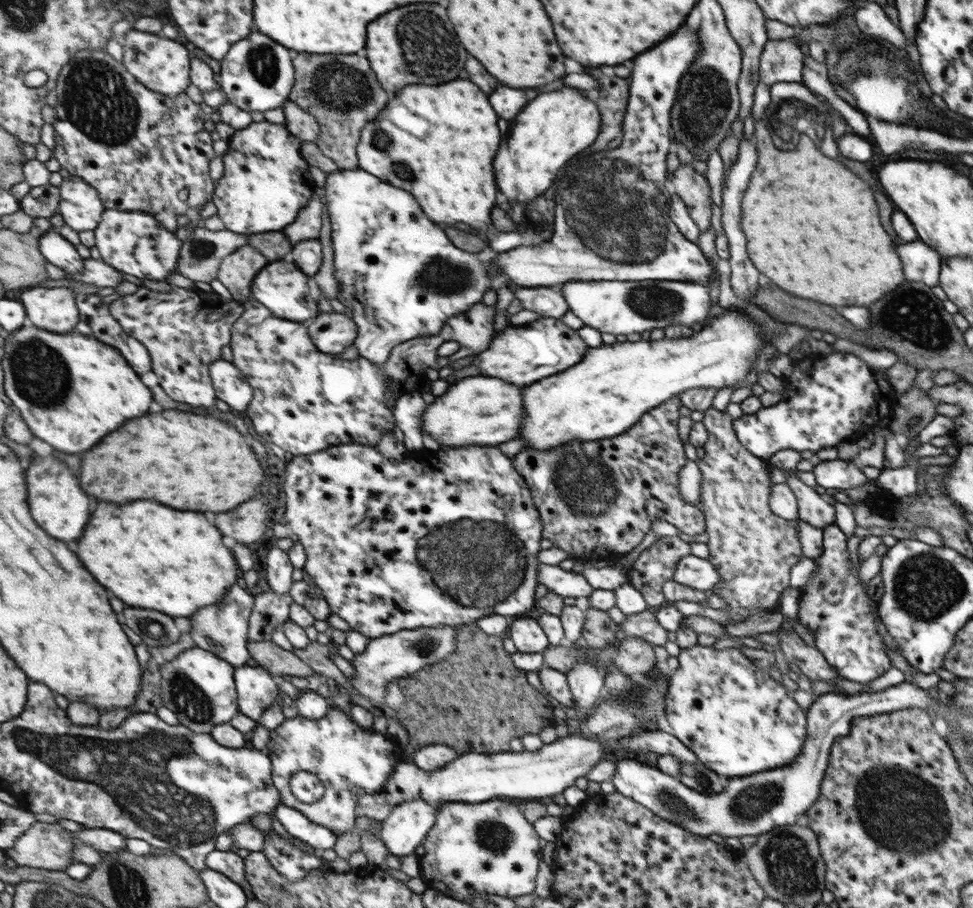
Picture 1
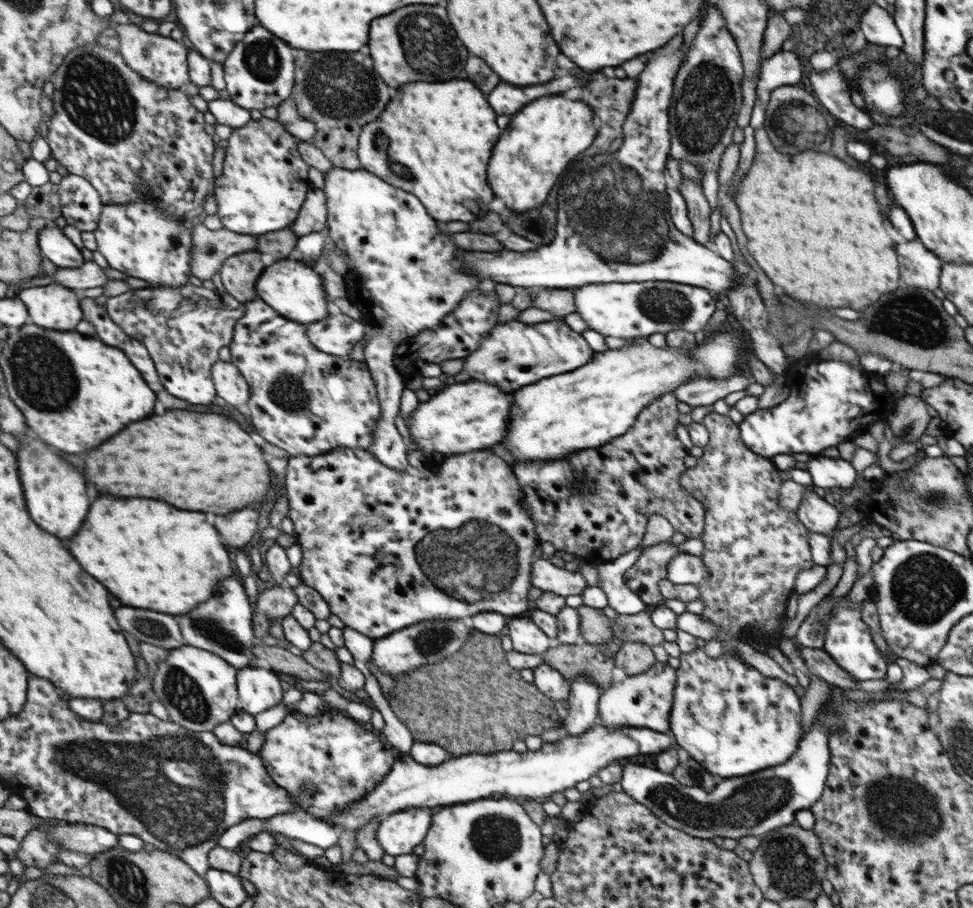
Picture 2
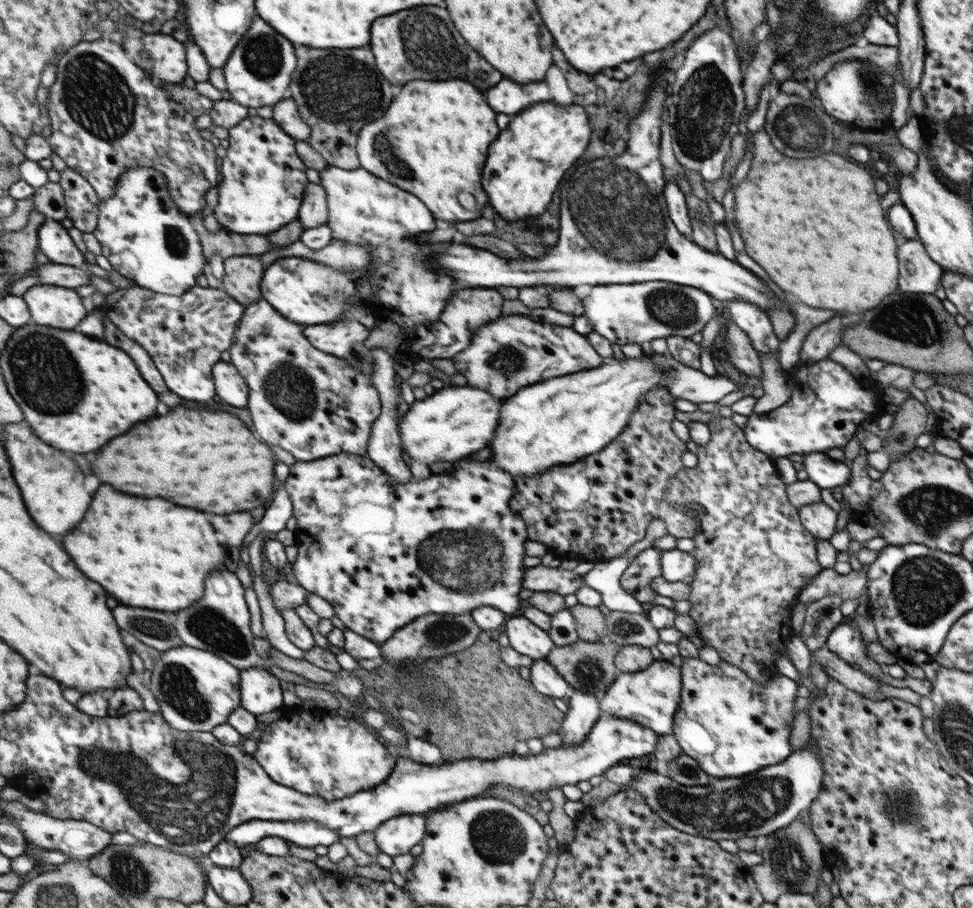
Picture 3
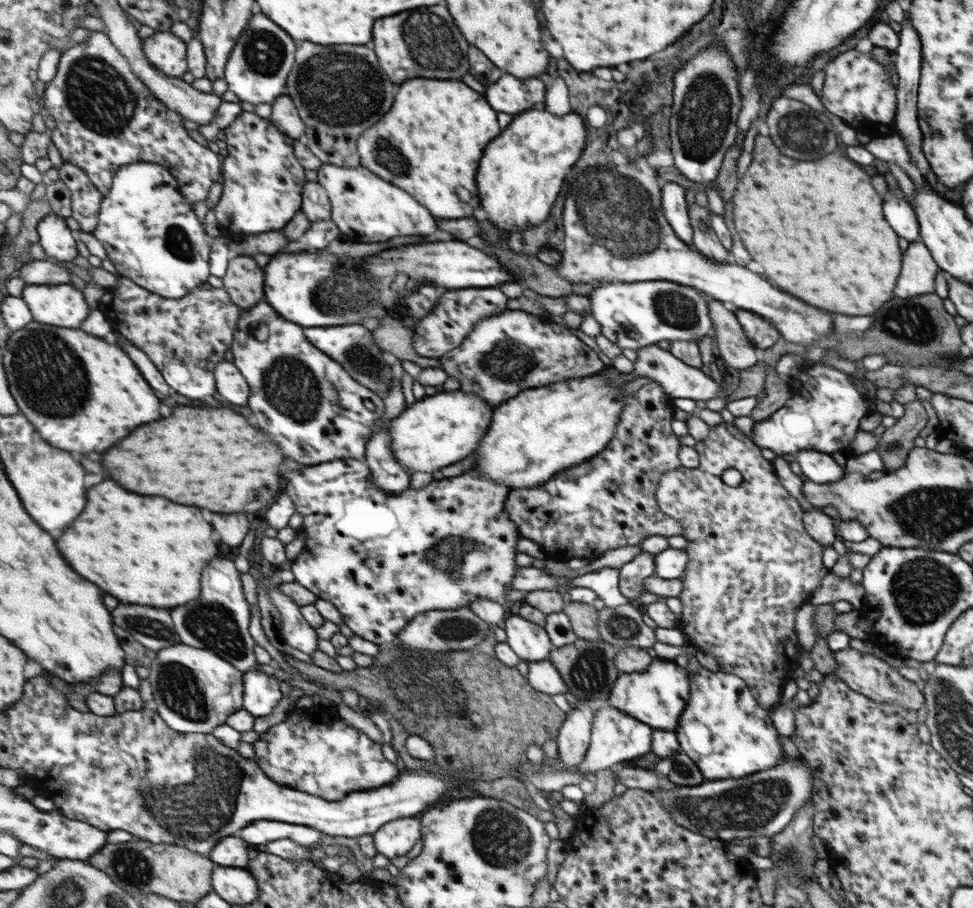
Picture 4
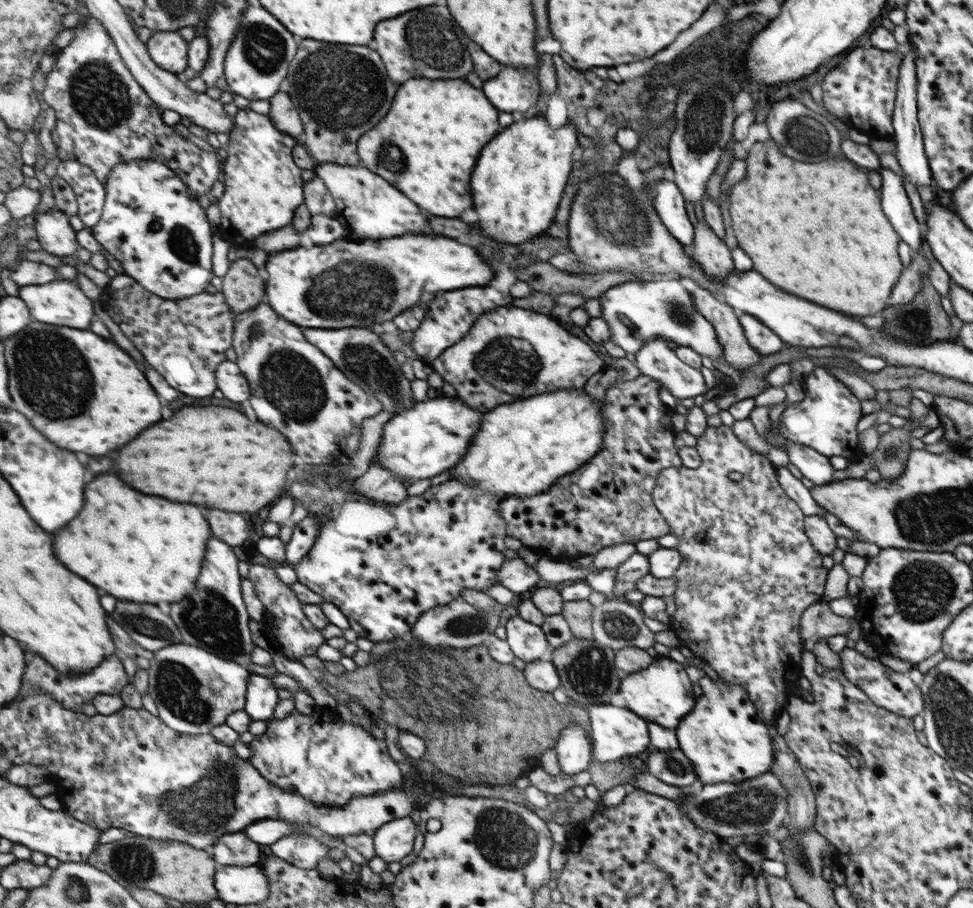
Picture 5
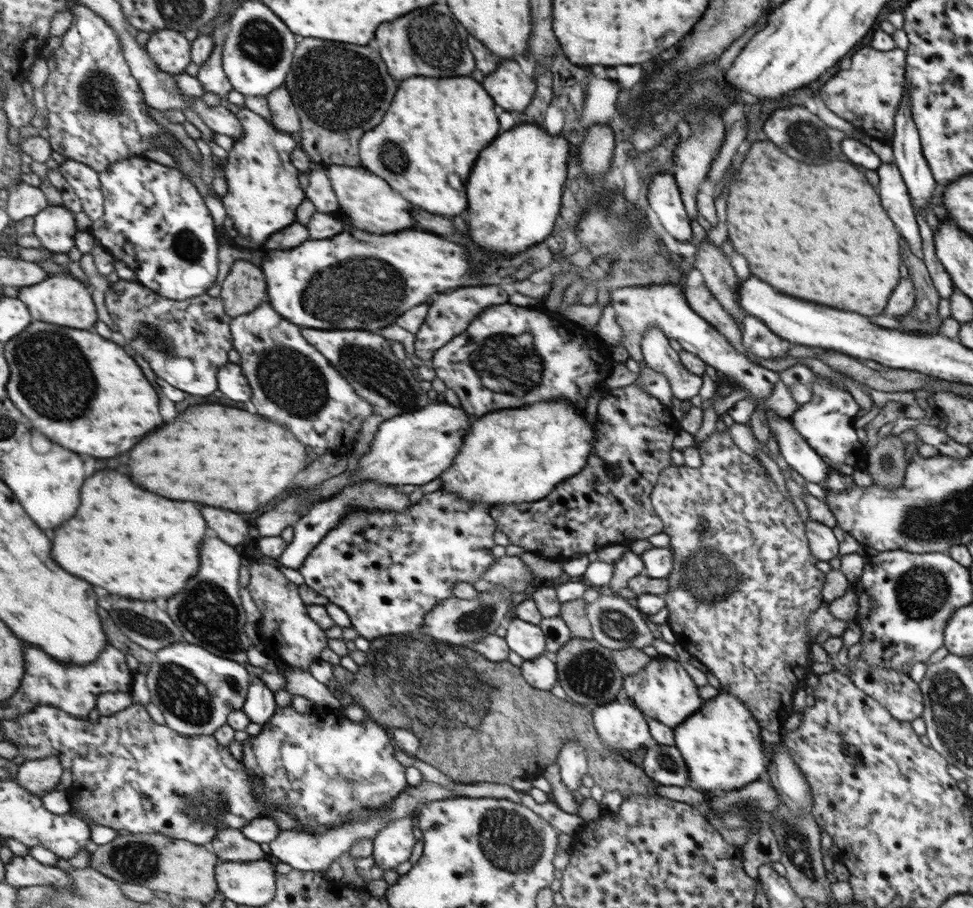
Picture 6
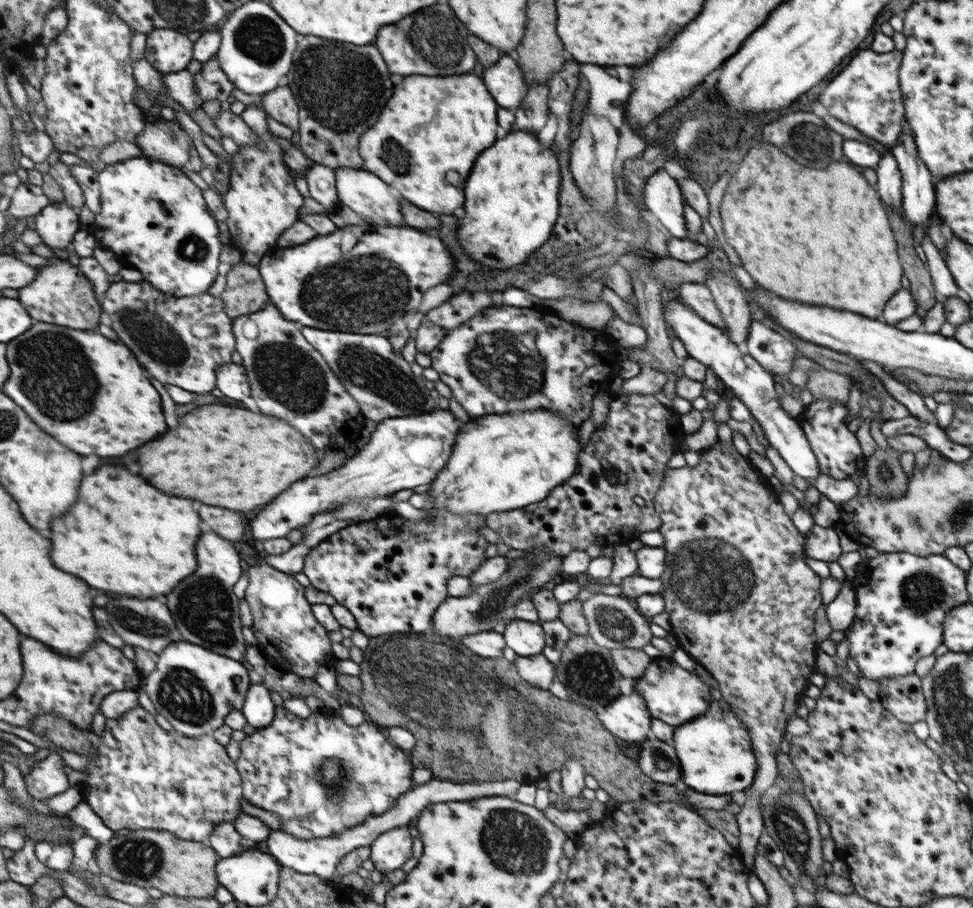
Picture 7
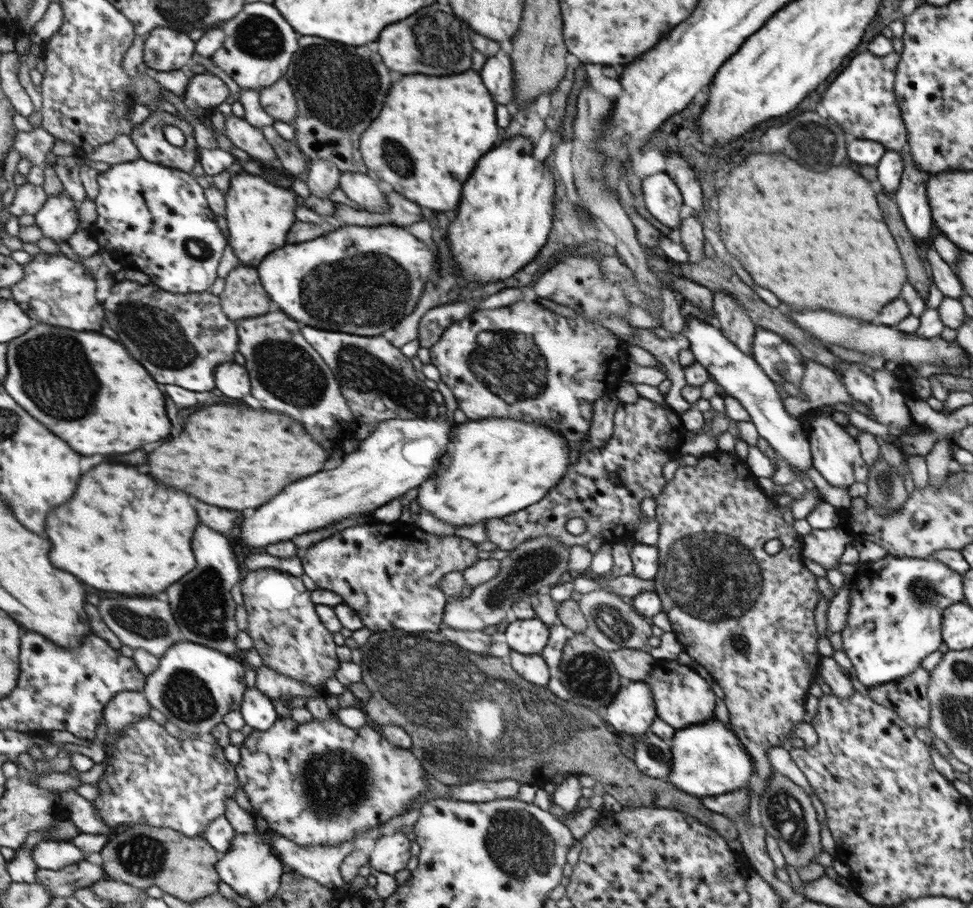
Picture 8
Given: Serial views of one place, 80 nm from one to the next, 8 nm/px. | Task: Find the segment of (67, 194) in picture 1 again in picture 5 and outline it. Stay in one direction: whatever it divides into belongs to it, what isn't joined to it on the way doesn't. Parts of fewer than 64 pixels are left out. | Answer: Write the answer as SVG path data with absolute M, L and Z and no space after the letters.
M62 161L57 163L57 173L73 188L79 203L79 215L87 229L92 229L101 221L106 203L106 189L97 180L93 170L76 161Z

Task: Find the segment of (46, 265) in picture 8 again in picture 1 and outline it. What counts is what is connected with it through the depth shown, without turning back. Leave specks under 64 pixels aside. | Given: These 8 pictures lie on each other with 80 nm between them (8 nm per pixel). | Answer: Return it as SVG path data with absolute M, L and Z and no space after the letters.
M33 288L21 294L21 302L35 326L65 334L81 322L75 296L69 288Z

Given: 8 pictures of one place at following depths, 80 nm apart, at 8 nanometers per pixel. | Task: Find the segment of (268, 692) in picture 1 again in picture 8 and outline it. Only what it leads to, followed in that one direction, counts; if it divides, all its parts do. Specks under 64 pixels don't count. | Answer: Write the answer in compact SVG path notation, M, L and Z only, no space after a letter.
M249 687L240 712L254 730L269 730L278 720L275 704L261 690Z

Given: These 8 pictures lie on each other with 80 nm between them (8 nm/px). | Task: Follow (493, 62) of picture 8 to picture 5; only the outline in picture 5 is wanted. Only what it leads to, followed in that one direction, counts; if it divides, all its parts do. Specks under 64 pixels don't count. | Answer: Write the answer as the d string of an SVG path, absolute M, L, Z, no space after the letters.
M503 68L495 78L483 82L483 90L501 112L517 112L517 116L528 113L539 96L537 80L521 68Z

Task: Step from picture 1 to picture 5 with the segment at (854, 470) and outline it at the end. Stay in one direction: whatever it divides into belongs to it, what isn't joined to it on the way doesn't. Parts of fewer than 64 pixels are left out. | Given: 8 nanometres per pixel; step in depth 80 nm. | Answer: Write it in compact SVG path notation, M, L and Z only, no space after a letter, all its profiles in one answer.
M787 444L784 448L788 454L788 462L791 462L802 476L810 480L814 485L821 486L833 480L834 468L830 460L819 454L818 451L801 444Z

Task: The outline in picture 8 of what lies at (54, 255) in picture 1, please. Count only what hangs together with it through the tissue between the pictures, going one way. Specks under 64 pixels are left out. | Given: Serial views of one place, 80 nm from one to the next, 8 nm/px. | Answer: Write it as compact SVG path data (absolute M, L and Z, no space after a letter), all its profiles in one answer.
M64 192L48 197L43 208L35 215L35 222L45 237L54 242L67 242L80 229L80 212L76 202Z

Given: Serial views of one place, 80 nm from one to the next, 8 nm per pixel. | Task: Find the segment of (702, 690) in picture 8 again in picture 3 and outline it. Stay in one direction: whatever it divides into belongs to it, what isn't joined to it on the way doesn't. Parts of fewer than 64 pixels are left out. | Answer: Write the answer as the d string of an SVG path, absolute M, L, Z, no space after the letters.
M653 660L645 670L621 673L613 680L604 694L599 697L602 715L629 720L649 727L657 735L671 734L673 715L680 699L681 674L679 668L665 660Z

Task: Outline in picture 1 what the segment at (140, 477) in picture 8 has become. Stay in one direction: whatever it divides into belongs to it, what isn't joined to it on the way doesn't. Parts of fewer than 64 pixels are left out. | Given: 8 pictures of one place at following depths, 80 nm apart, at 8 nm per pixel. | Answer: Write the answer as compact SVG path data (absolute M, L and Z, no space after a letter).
M149 500L129 502L125 506L101 502L91 516L91 526L87 526L85 538L79 540L79 558L83 558L83 564L91 570L91 574L95 574L95 578L99 578L99 582L103 582L103 586L111 592L119 594L117 598L125 604L161 610L175 618L189 618L199 608L221 602L239 578L239 566L233 552L223 544L221 530L209 524L205 514L173 510L165 504Z

